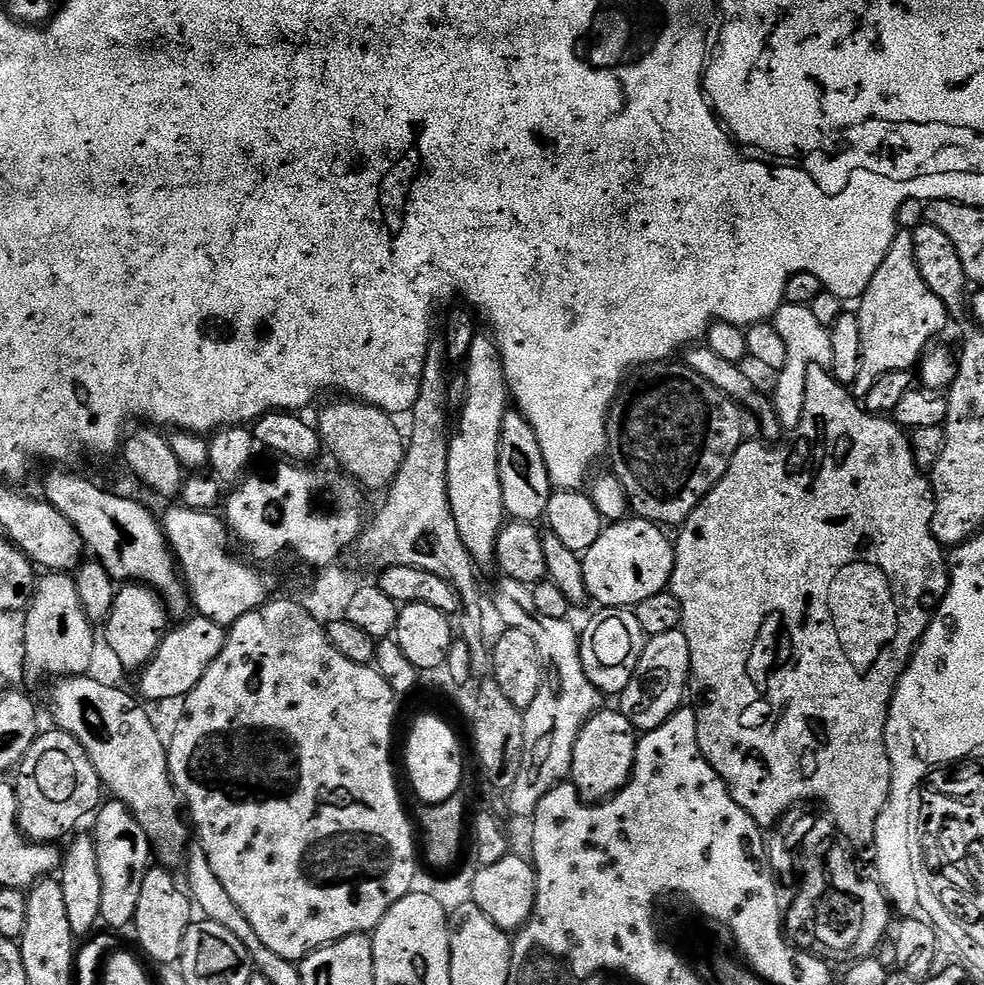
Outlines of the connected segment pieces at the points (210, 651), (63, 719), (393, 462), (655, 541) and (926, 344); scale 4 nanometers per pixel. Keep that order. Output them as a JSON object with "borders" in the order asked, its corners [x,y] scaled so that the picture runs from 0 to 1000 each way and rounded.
{"borders":[[[[195,623],[180,634],[183,634],[180,638],[179,635],[172,637],[171,643],[165,648],[165,656],[161,656],[157,668],[141,683],[141,706],[147,712],[186,712],[188,707],[195,704],[197,696],[205,692],[205,684],[209,684],[209,680],[217,676],[217,668],[222,668],[222,664],[226,664],[226,656],[230,656],[230,639],[222,631],[213,631],[213,627]]],[[[86,684],[65,688],[58,693],[61,695],[53,703],[53,727],[57,730],[56,738],[60,742],[71,744],[85,758],[91,774],[96,774],[96,782],[100,782],[103,797],[109,803],[111,800],[114,803],[113,807],[123,812],[134,823],[136,830],[140,830],[140,839],[148,843],[150,853],[155,859],[158,872],[172,883],[182,882],[191,864],[193,841],[185,823],[185,809],[171,784],[168,748],[163,748],[158,733],[150,728],[149,721],[145,719],[147,716],[137,706],[134,708],[132,704],[125,703],[114,694],[105,694],[102,690],[92,690],[93,688],[92,685]]],[[[348,404],[333,411],[325,420],[321,435],[330,456],[343,467],[353,482],[373,498],[396,495],[410,469],[413,445],[395,419],[370,407]]],[[[635,526],[617,533],[608,550],[591,561],[596,599],[609,616],[644,617],[648,611],[680,596],[687,561],[682,545],[674,540],[662,528]]],[[[912,235],[909,246],[896,262],[896,270],[884,282],[878,299],[873,302],[875,327],[875,376],[868,391],[868,401],[878,408],[885,393],[905,377],[924,377],[936,369],[950,341],[959,337],[965,322],[957,303],[941,290],[929,262],[926,235]]]]}

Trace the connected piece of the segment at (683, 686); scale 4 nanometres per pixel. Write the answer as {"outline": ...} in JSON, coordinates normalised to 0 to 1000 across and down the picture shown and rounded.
{"outline":[[[693,640],[681,644],[658,647],[654,663],[644,680],[644,688],[636,701],[629,704],[628,721],[653,745],[673,737],[696,714],[695,702],[701,698],[703,673],[701,672],[701,652]]]}

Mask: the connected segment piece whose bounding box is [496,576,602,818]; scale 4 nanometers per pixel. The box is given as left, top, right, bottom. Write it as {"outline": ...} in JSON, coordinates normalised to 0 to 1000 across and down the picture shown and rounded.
{"outline":[[[512,585],[504,593],[504,625],[512,638],[525,638],[539,644],[547,655],[547,664],[551,664],[553,673],[553,691],[551,701],[547,701],[547,709],[532,720],[535,737],[535,757],[530,782],[518,801],[520,808],[520,824],[524,828],[540,830],[547,822],[547,816],[560,800],[576,793],[581,782],[583,770],[583,753],[587,753],[587,745],[591,737],[608,722],[611,722],[612,705],[596,688],[596,680],[591,680],[589,667],[590,643],[585,642],[580,628],[551,627],[543,617],[543,603],[538,594],[522,591],[522,587]]]}

